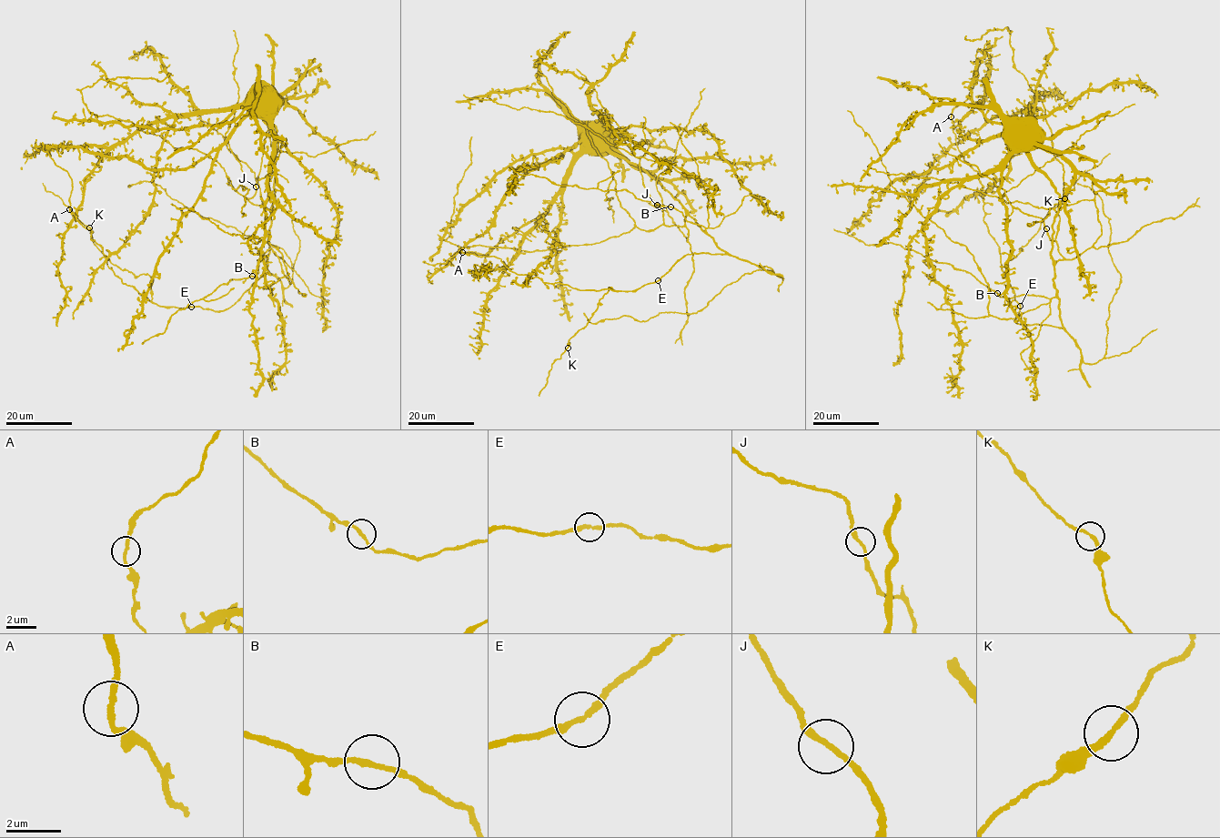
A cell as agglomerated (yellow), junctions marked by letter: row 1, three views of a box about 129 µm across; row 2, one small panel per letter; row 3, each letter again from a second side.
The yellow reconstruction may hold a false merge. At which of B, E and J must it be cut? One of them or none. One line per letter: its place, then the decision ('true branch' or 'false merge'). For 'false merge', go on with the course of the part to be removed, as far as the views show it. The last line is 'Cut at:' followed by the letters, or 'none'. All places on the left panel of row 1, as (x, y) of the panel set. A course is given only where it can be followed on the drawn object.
B: at (252, 276); true branch
E: at (191, 307); true branch
J: at (256, 186); true branch
Cut at: none

